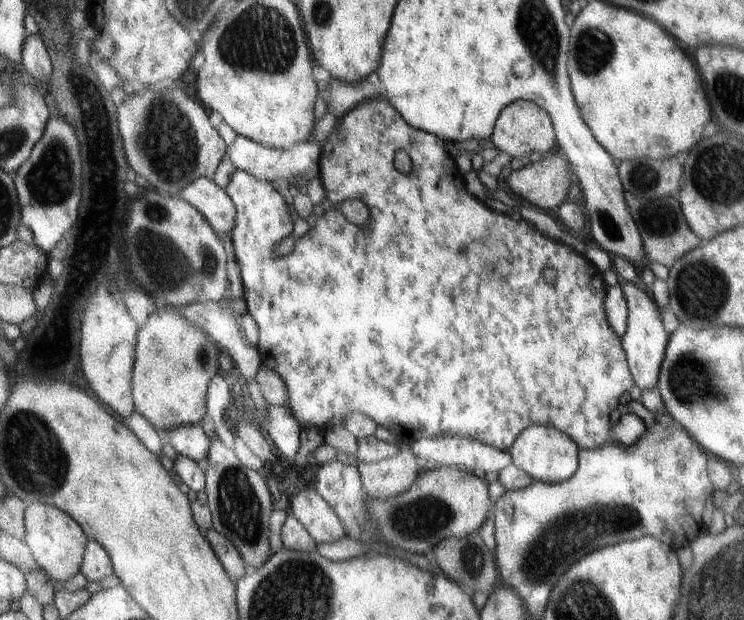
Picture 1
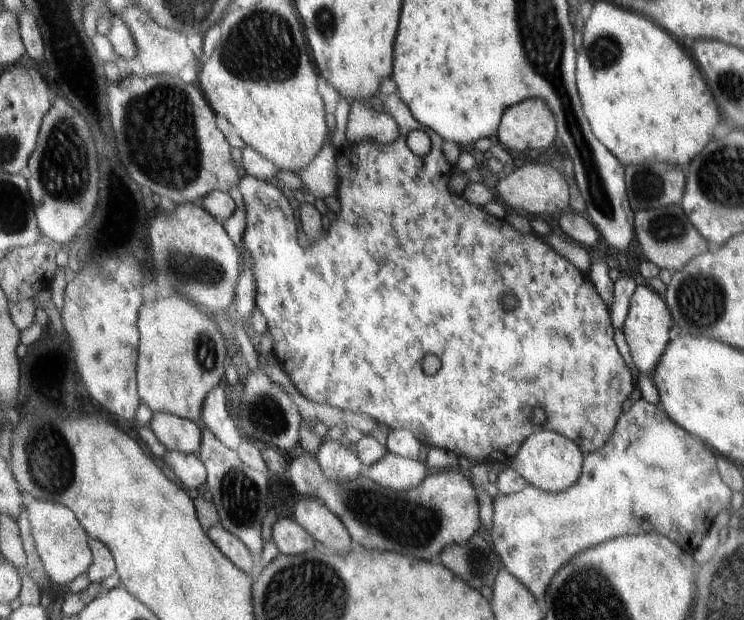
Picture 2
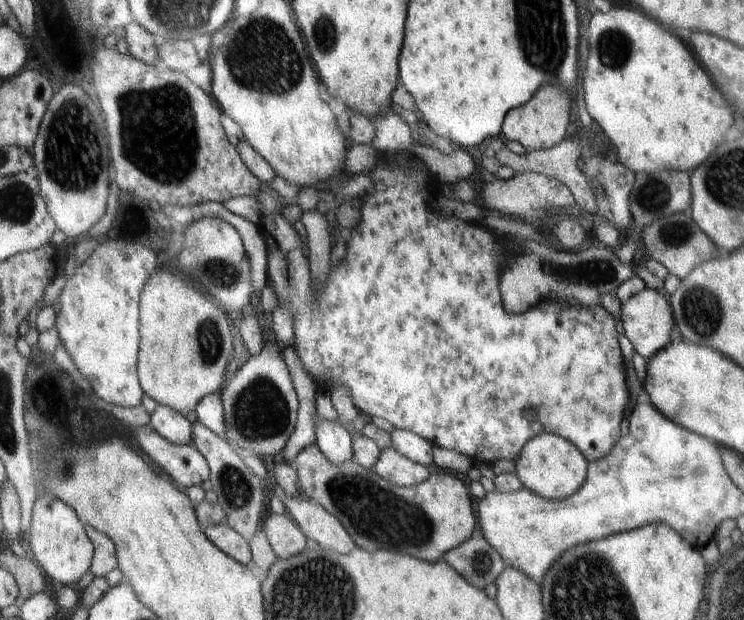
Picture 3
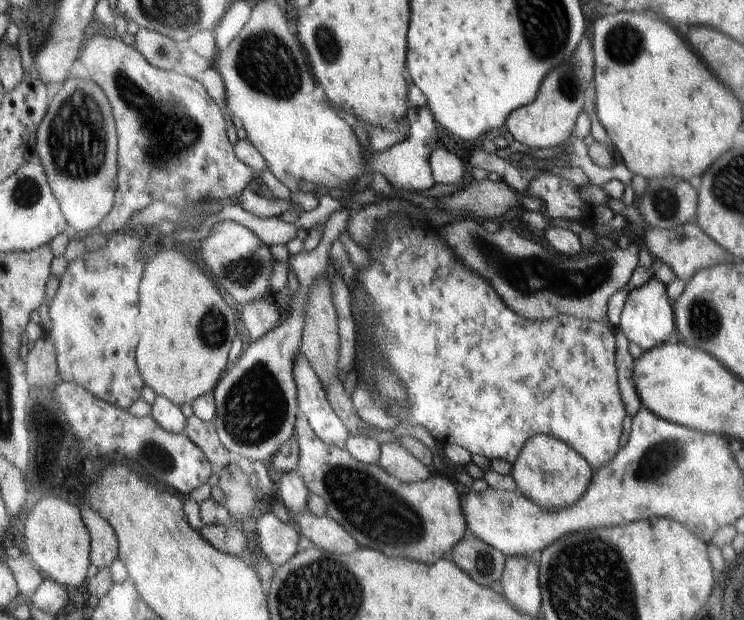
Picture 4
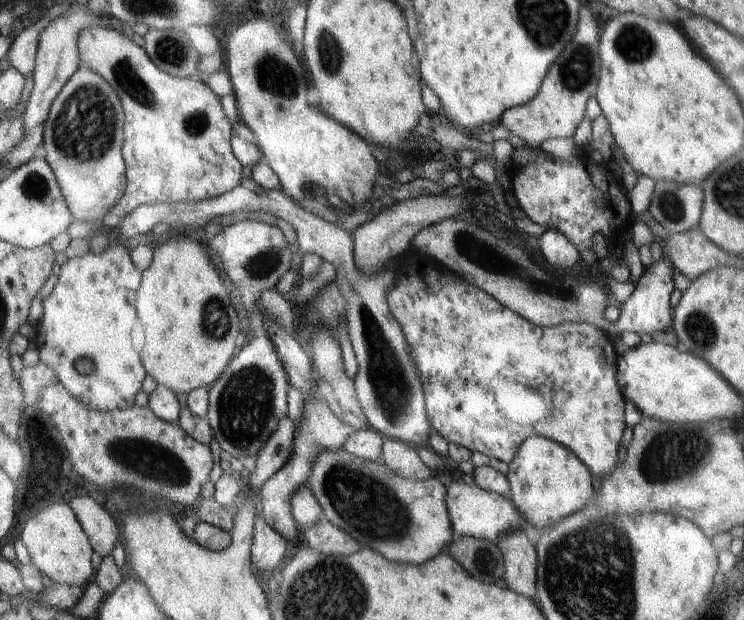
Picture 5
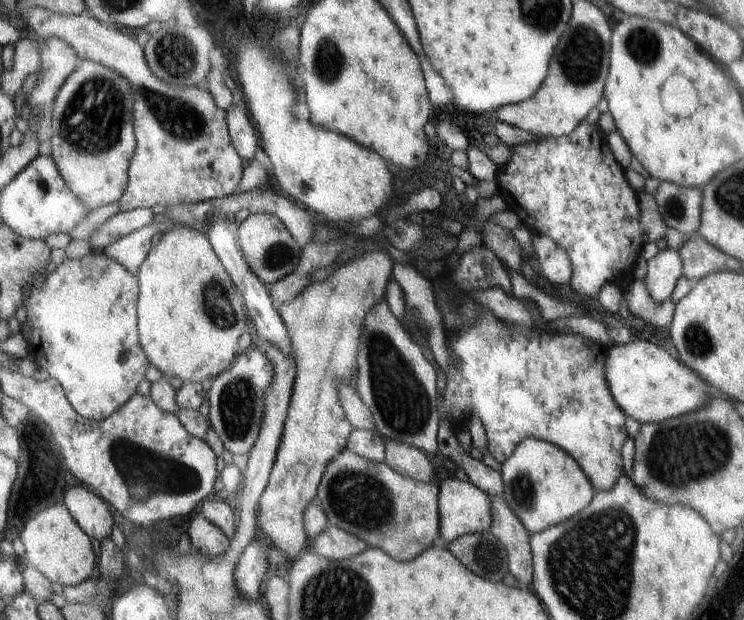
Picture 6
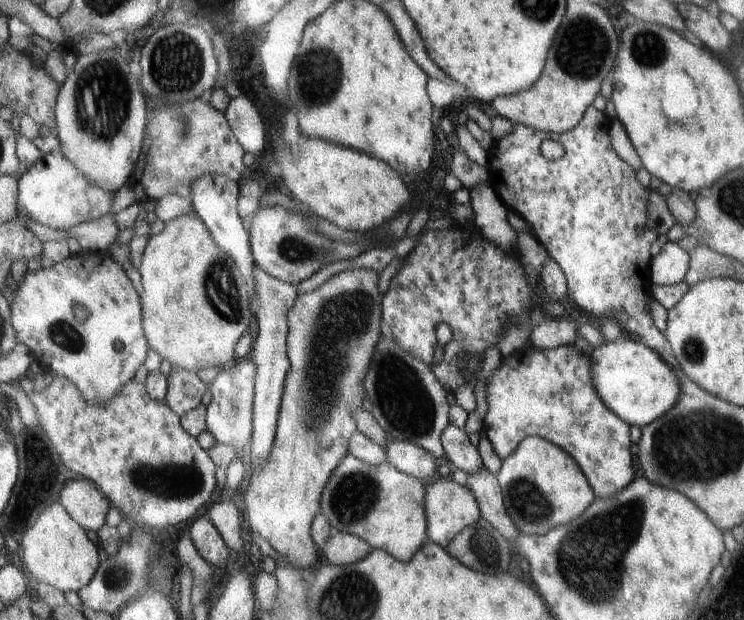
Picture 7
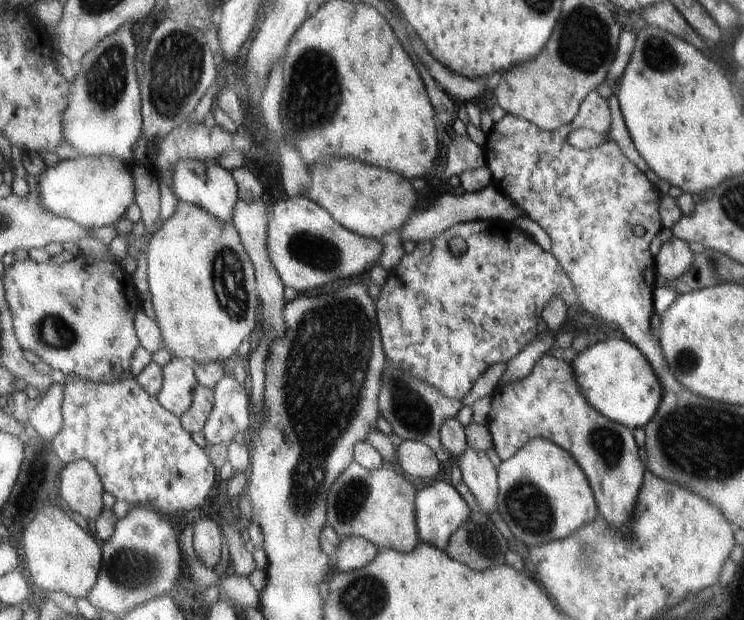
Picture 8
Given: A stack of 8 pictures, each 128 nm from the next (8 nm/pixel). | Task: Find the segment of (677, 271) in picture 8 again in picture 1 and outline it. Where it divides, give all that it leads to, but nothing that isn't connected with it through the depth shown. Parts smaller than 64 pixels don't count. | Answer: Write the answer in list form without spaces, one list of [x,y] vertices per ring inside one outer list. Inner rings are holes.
[[[618,276],[617,283],[621,286],[627,307],[627,318],[625,330],[621,335],[621,344],[624,346],[633,384],[639,386],[639,390],[653,390],[656,387],[658,370],[668,339],[668,334],[665,333],[661,324],[660,309],[649,293],[637,282],[627,282]]]

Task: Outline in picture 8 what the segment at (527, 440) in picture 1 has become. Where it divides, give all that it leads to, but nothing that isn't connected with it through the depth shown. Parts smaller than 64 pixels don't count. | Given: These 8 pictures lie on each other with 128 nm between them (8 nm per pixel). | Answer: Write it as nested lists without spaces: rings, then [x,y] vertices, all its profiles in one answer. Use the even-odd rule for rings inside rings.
[[[533,438],[498,468],[497,510],[516,538],[527,546],[565,540],[598,514],[584,469],[572,453],[544,438]]]

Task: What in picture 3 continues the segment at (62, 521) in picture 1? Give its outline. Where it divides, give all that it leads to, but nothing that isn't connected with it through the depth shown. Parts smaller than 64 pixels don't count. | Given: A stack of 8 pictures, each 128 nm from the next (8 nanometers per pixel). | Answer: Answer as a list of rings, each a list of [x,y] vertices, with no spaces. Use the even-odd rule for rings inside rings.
[[[44,491],[40,492],[34,506],[29,545],[34,560],[49,580],[72,587],[92,570],[96,548],[89,538],[87,526],[81,522],[73,508]]]

